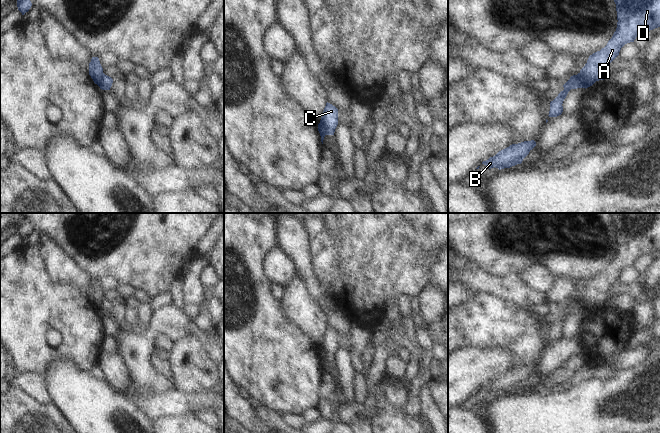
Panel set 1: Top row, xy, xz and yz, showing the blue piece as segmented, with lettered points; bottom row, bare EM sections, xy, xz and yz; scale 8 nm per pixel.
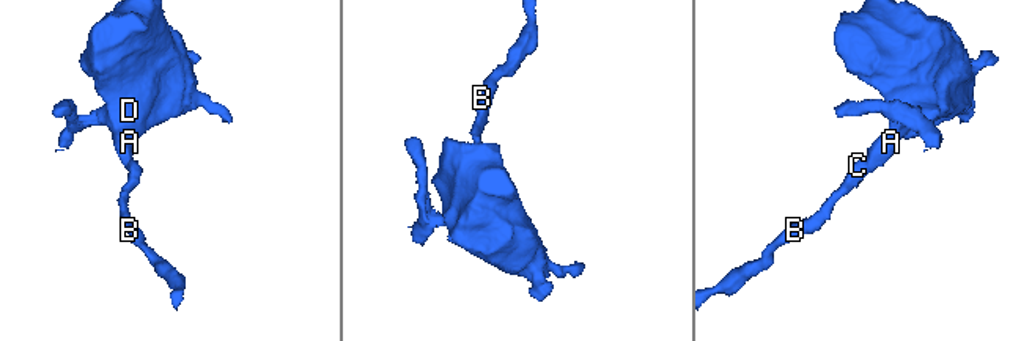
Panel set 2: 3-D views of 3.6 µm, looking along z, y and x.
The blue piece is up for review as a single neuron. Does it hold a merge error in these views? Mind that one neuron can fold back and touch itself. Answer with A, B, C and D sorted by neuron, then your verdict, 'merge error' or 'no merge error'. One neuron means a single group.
groups A D / B C; merge error

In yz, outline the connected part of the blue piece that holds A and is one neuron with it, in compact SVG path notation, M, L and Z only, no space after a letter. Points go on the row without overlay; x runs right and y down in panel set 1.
M611 213L617 235L617 252L607 269L589 280L587 287L580 294L587 304L593 307L604 304L610 296L610 287L619 279L621 272L634 266L641 256L648 256L660 251L660 213Z

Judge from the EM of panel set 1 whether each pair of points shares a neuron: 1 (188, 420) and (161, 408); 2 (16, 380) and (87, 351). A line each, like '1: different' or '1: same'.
1: different
2: different

